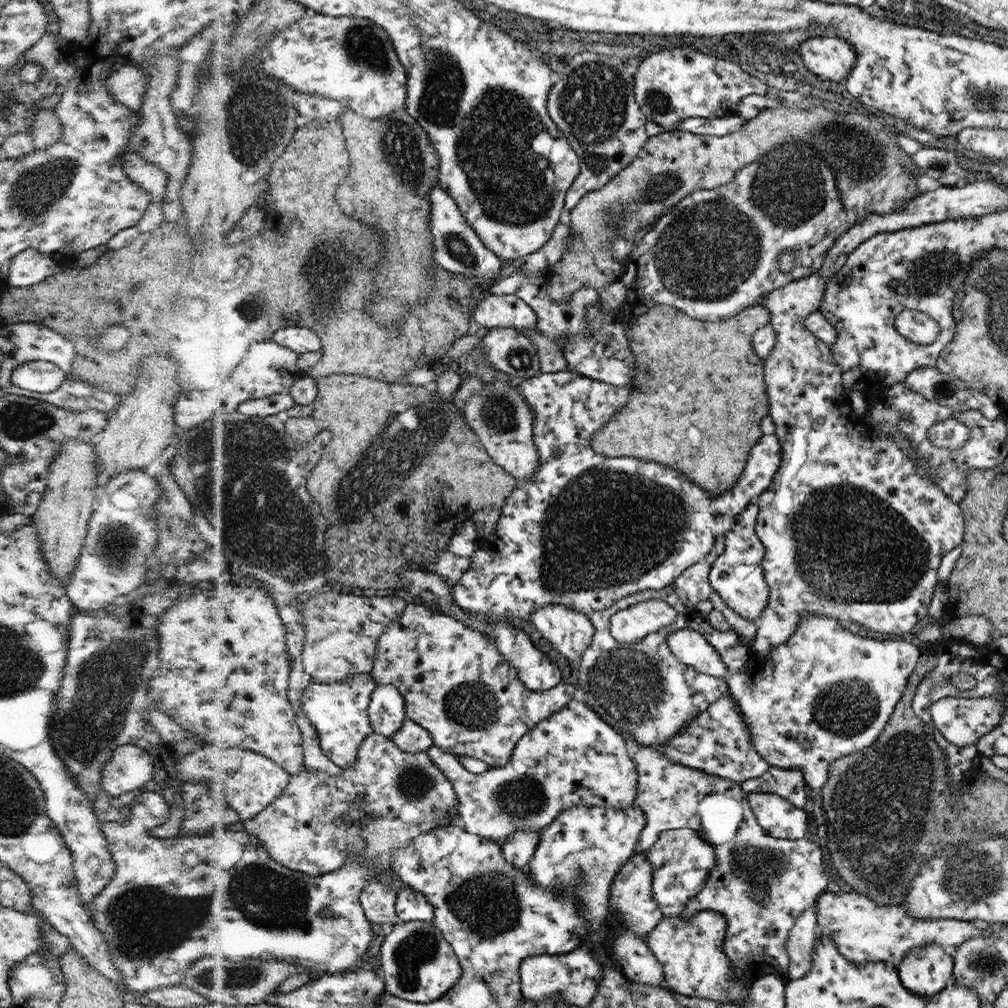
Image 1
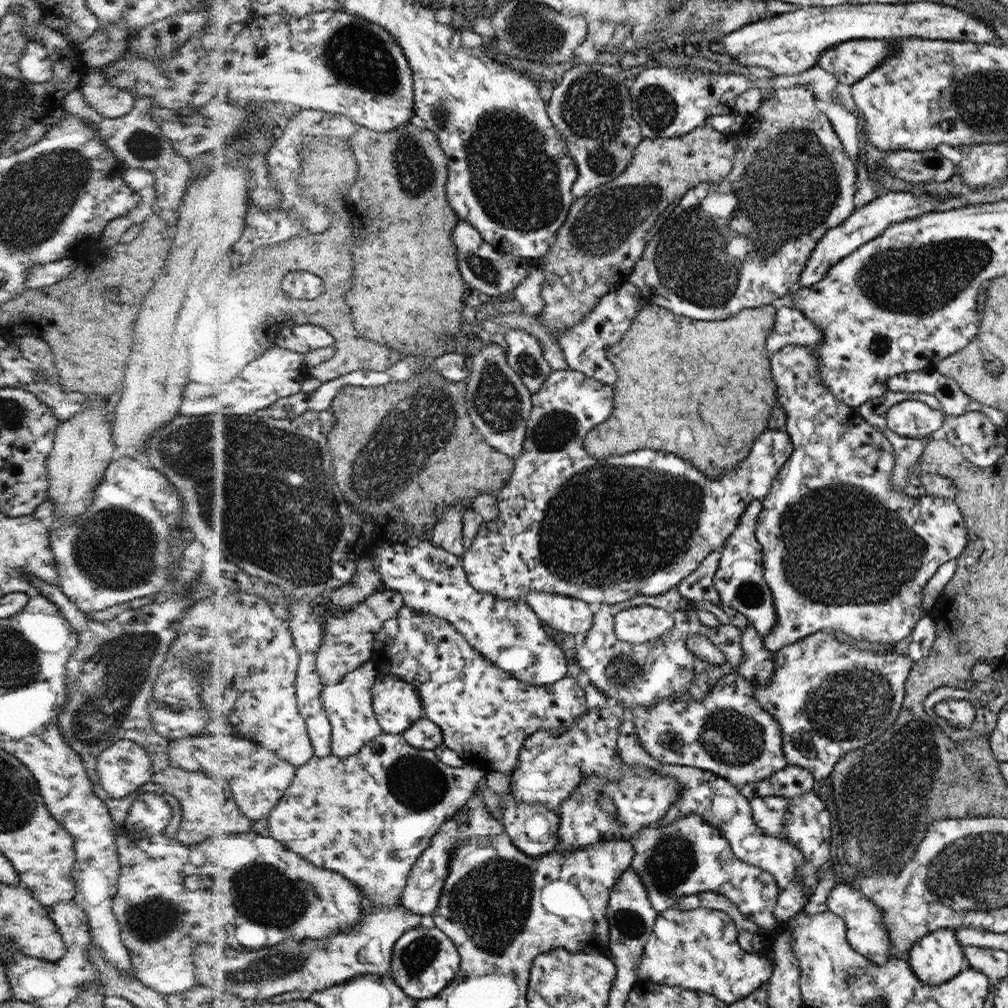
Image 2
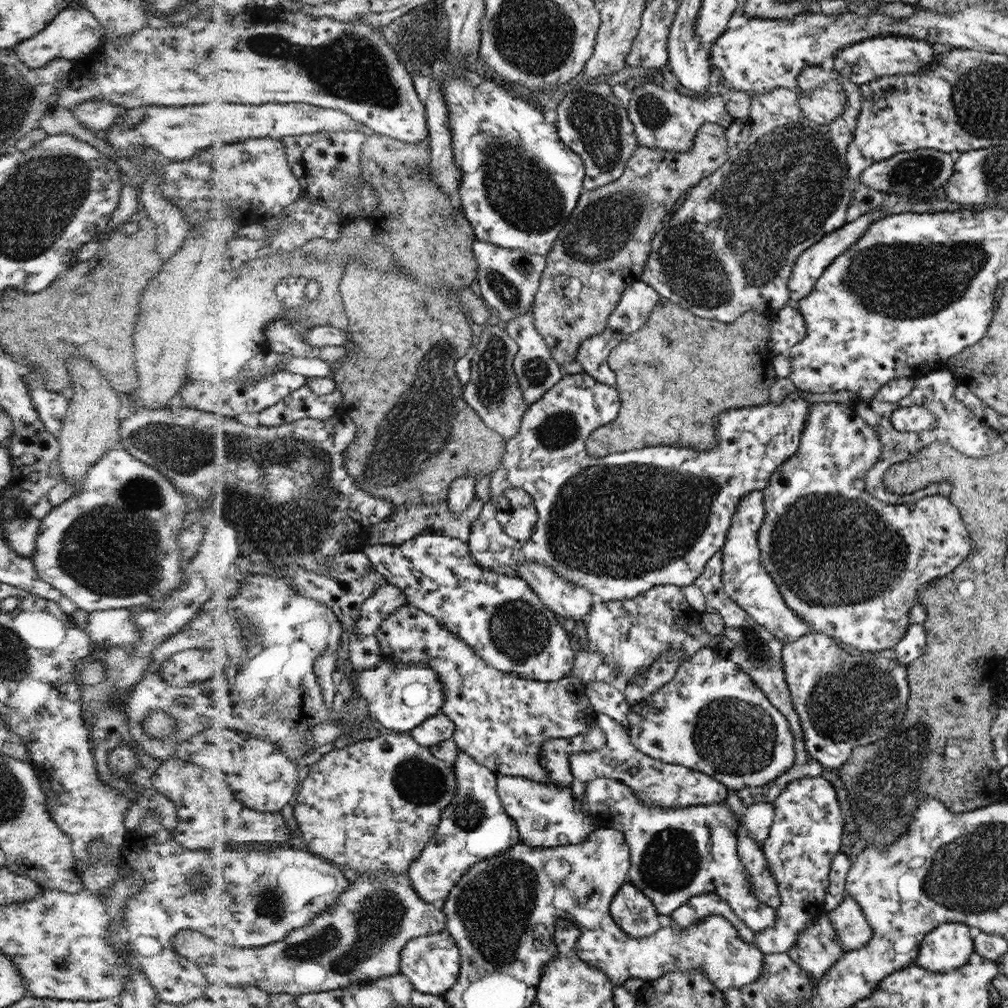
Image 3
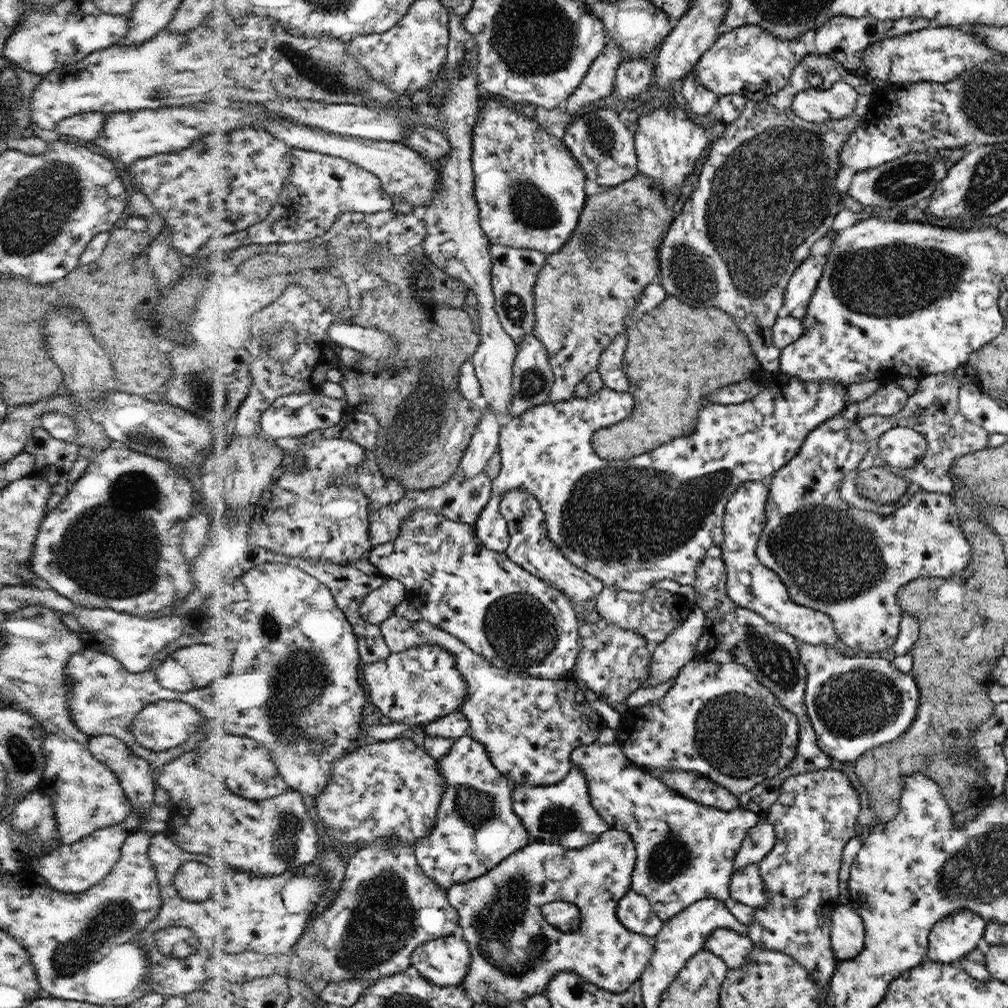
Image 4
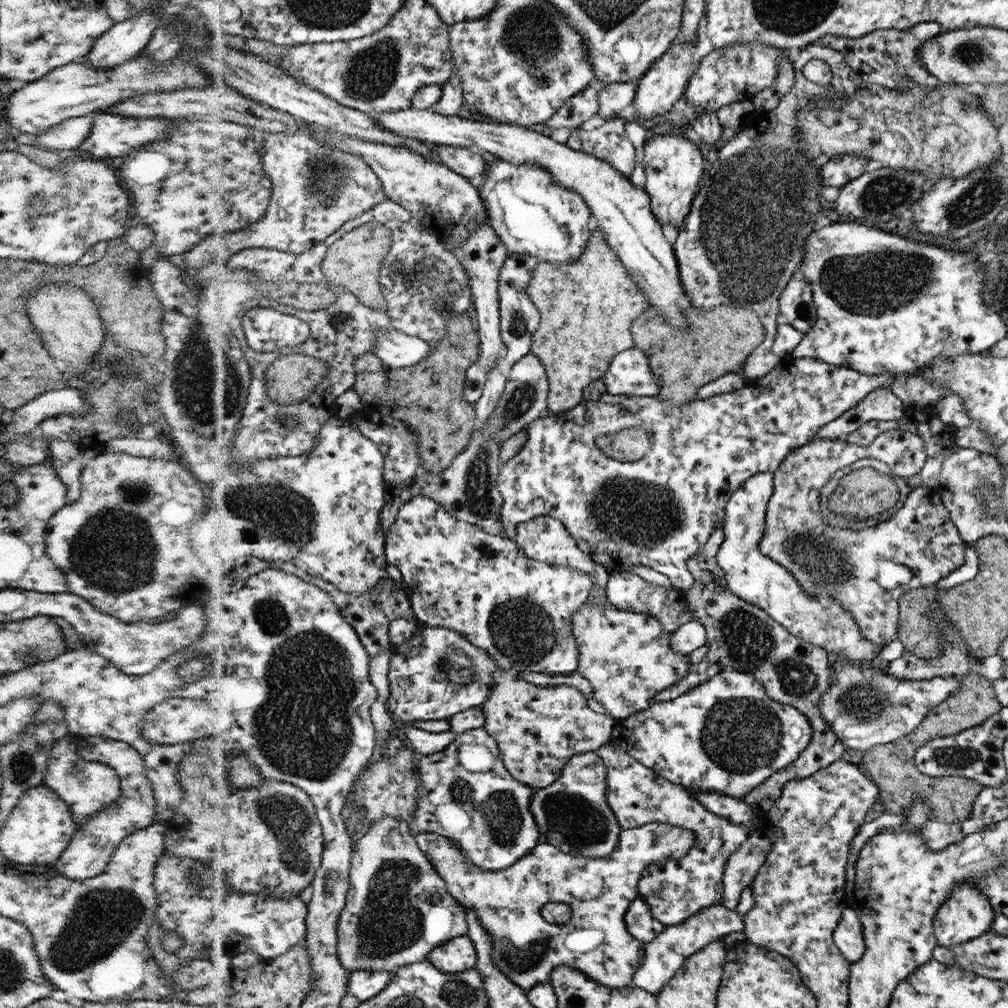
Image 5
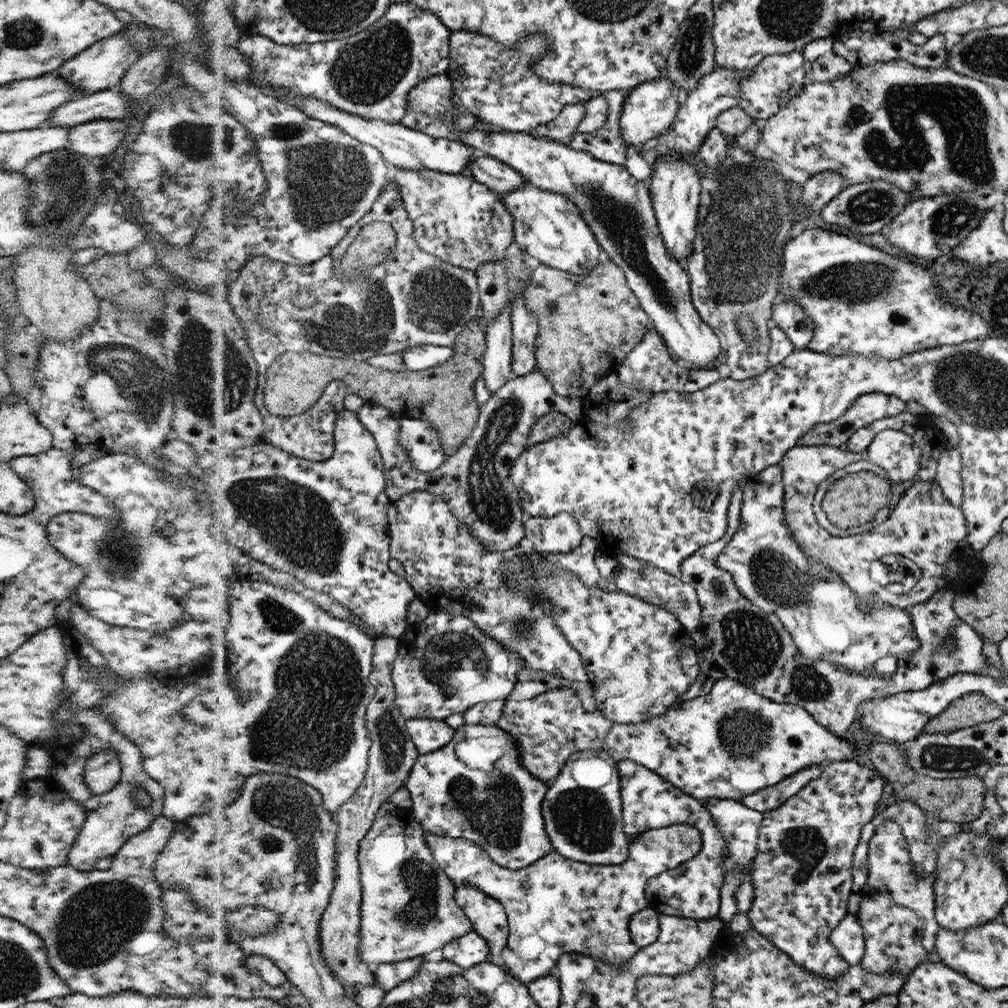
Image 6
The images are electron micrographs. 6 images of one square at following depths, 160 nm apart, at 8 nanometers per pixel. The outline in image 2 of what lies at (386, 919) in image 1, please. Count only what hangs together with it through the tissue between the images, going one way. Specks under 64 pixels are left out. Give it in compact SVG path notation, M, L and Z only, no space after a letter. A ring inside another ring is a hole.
M384 732L367 743L357 755L348 756L347 758L338 758L335 755L326 756L325 758L314 756L307 764L296 768L294 779L287 792L285 792L285 796L281 798L280 803L268 815L268 834L275 840L284 842L289 850L301 855L311 864L340 872L343 876L348 877L368 896L372 906L393 908L396 904L402 902L402 896L404 895L405 887L408 886L408 878L415 863L428 848L431 848L431 840L441 830L441 827L448 820L451 820L461 810L461 807L468 802L477 782L483 780L484 773L481 768L473 767L472 765L464 764L461 768L453 768L448 764L443 764L434 751L417 749L409 744L403 733Z

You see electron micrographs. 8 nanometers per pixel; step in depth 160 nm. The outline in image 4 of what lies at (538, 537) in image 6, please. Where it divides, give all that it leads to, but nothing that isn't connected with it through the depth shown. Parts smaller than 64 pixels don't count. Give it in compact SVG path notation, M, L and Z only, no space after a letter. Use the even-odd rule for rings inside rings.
M513 490L505 492L505 500L501 500L501 518L509 520L509 552L506 557L515 564L519 564L525 571L532 573L539 580L551 584L553 588L560 590L570 602L585 602L600 594L604 585L595 576L591 576L571 564L561 553L553 541L549 539L548 529L544 521L544 514L540 506L531 494L525 490Z

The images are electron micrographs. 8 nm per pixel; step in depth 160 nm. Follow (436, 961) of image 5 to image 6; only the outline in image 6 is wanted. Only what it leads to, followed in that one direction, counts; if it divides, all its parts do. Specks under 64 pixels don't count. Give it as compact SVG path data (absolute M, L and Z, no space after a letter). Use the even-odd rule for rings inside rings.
M471 930L461 938L446 944L442 952L445 961L460 965L461 969L467 969L488 961L488 948L484 937Z

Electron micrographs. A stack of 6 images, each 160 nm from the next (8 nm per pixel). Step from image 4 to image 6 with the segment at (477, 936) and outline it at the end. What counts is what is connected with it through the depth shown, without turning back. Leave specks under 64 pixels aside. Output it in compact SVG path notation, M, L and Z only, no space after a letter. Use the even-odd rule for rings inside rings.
M678 824L665 828L649 829L631 842L629 856L625 862L614 865L596 865L577 862L561 856L554 850L541 856L535 863L520 869L503 868L488 856L483 848L473 841L424 832L436 861L456 886L471 884L496 900L505 911L508 935L500 959L506 970L521 984L532 983L554 973L557 960L564 953L585 954L599 959L605 965L625 968L629 960L639 951L628 931L628 920L647 906L647 880L650 876L671 870L693 858L702 846L700 830L689 825Z

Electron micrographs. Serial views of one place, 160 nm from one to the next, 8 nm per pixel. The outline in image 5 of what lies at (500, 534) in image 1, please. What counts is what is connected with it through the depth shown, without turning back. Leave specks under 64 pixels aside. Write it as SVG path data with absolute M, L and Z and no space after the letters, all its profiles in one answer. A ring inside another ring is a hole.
M785 356L781 359L779 364L776 364L766 374L758 380L749 381L748 384L741 388L736 388L723 394L714 394L707 398L699 398L688 400L681 404L673 406L668 402L661 402L656 397L634 397L627 395L613 395L611 393L603 393L596 401L581 400L569 411L561 411L551 416L539 417L532 423L524 426L524 434L526 434L525 442L519 451L501 464L499 473L496 479L497 491L503 499L501 504L501 516L499 516L500 527L503 529L503 537L512 540L515 534L515 524L524 523L526 520L537 516L551 517L555 520L560 520L564 528L568 530L569 535L573 537L573 541L577 542L577 549L583 551L594 563L603 564L607 570L615 571L630 571L629 566L649 566L655 572L660 572L667 576L670 586L675 589L686 590L692 587L694 579L692 573L687 568L689 558L692 558L697 551L700 551L706 543L708 543L709 536L712 535L717 528L723 527L724 507L728 503L729 496L746 479L757 473L773 473L776 471L783 460L794 449L803 447L808 439L813 438L816 432L820 430L827 423L831 423L837 417L840 417L845 411L853 408L865 395L868 395L874 388L887 387L890 389L892 380L897 377L897 374L889 372L882 372L881 374L861 374L855 372L852 368L843 366L833 366L832 364L825 364L820 360L813 360L812 358L793 358ZM633 425L641 425L651 432L652 446L648 454L642 456L635 462L625 462L613 460L612 457L605 456L596 445L596 438L598 436L608 435L609 433L620 432L623 429L630 429Z

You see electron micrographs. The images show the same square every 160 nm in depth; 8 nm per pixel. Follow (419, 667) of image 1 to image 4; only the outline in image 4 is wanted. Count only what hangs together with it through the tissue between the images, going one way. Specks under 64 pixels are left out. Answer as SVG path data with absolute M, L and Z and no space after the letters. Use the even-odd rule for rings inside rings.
M408 600L399 604L393 616L380 627L393 653L405 652L420 644L440 644L454 654L457 668L466 682L460 711L468 720L467 734L485 746L489 760L511 784L559 783L571 770L568 758L573 750L593 743L599 736L599 730L606 727L573 679L538 679L495 668L453 633L424 620L421 612Z

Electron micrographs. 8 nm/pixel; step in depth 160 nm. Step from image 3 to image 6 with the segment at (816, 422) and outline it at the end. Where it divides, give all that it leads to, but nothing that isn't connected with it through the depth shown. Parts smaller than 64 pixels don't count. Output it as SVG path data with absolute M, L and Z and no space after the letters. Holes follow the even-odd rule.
M885 429L872 438L870 445L861 452L849 452L845 446L832 447L803 446L797 444L780 459L785 488L784 523L789 528L793 543L797 543L800 551L813 562L818 562L822 569L836 572L840 579L856 593L859 605L871 613L878 608L878 602L891 606L913 607L927 602L928 598L938 590L948 587L949 582L959 574L963 562L963 550L967 550L963 513L959 507L945 498L940 486L931 481L913 482L919 471L920 451L913 443L911 436L902 431ZM907 450L907 474L901 468L901 456ZM869 460L888 472L887 480L892 483L912 482L912 486L904 492L897 505L891 510L886 520L867 532L852 536L831 536L822 526L817 524L812 510L813 494L820 482L823 482L836 470L843 469L851 462ZM888 554L899 554L909 558L921 572L918 583L905 594L890 593L880 589L869 577L869 564Z

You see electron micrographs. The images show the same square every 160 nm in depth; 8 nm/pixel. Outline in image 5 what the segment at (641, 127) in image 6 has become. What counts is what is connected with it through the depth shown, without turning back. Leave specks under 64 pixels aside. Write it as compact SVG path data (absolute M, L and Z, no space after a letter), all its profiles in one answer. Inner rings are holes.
M674 41L669 50L653 66L645 71L637 80L636 95L632 100L632 106L635 109L633 114L634 121L637 118L653 118L657 114L667 112L671 104L684 94L685 84L688 84L689 70L691 70L691 56L695 50L695 42L681 43Z

